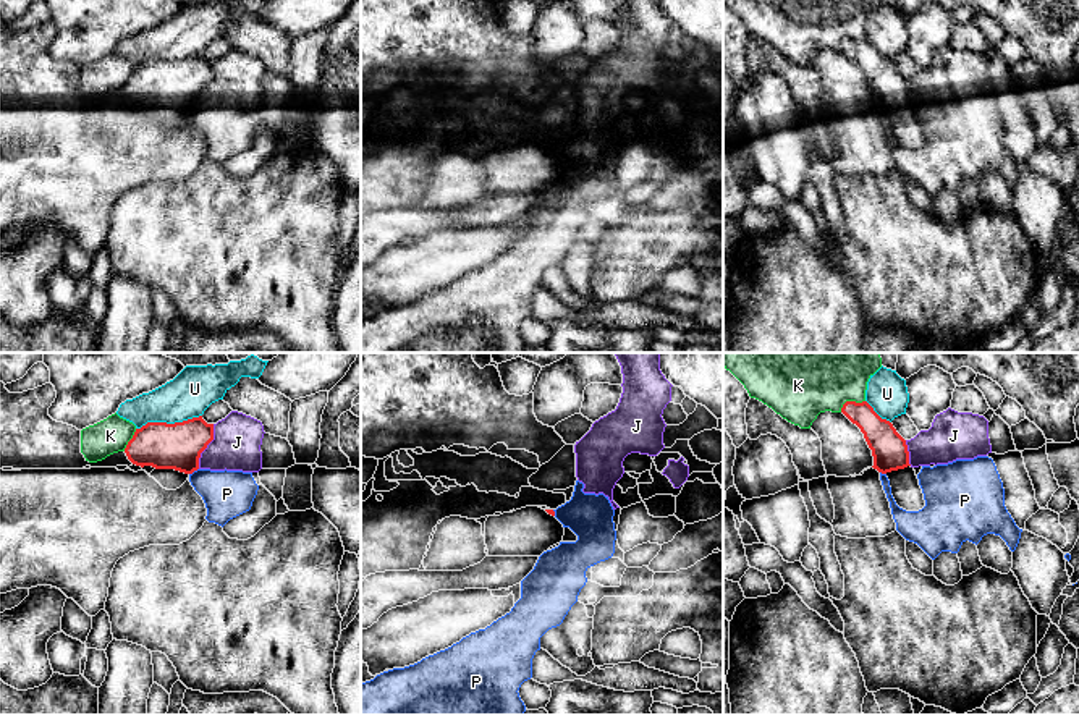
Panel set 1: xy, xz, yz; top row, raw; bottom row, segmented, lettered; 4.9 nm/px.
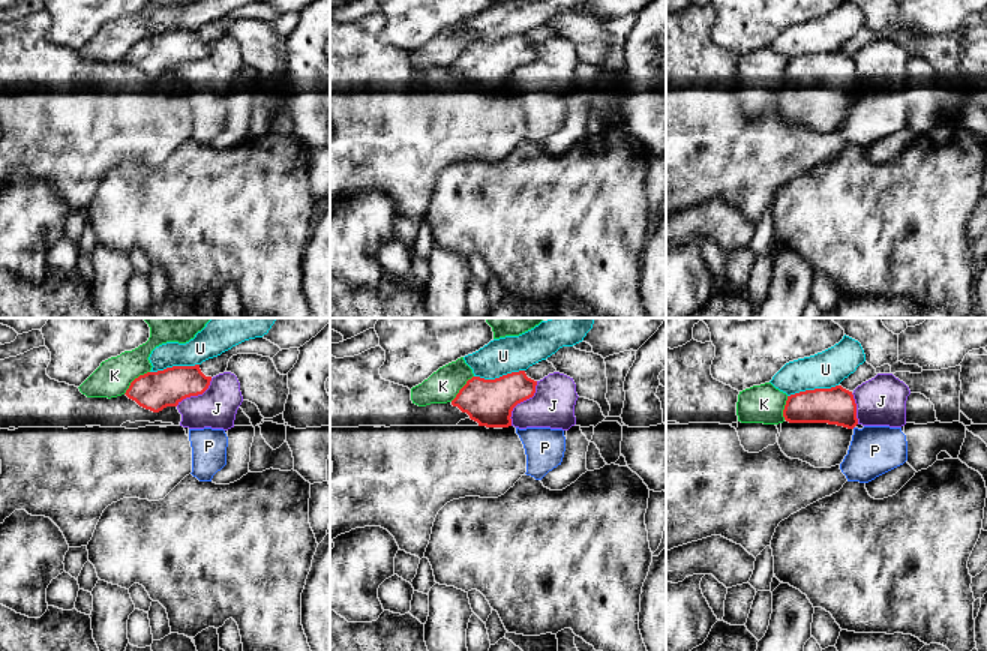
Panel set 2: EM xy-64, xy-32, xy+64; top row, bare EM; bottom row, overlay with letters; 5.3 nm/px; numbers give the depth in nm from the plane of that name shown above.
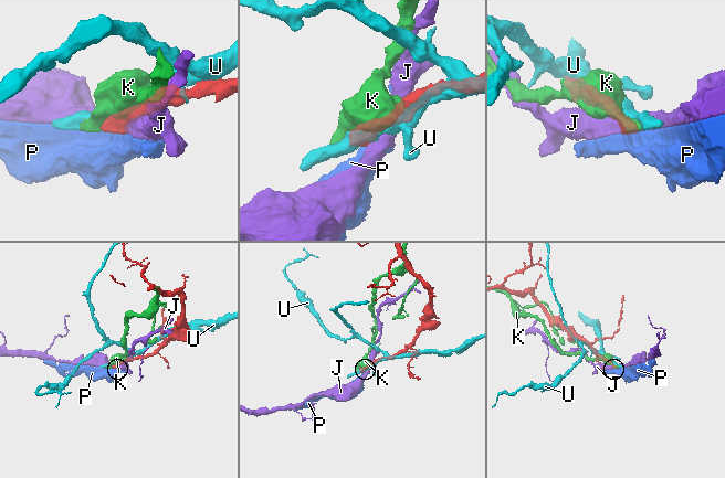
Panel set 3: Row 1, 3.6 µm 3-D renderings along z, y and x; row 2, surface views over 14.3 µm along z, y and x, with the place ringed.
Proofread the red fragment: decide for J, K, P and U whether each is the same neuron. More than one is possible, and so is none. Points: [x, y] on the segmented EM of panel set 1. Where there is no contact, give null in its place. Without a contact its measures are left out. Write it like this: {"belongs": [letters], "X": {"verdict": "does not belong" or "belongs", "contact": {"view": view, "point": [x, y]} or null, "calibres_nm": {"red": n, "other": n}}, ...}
{"belongs": [], "J": {"verdict": "does not belong", "contact": {"view": "xy", "point": [206, 447]}, "calibres_nm": {"red": 220, "other": 240}}, "K": {"verdict": "does not belong", "contact": {"view": "yz", "point": [850, 401]}, "calibres_nm": {"red": 160, "other": 480}}, "P": {"verdict": "does not belong", "contact": {"view": "xy", "point": [193, 471]}, "calibres_nm": {"red": 220, "other": 240}}, "U": {"verdict": "does not belong", "contact": {"view": "xy", "point": [169, 424]}, "calibres_nm": {"red": 220, "other": 220}}}

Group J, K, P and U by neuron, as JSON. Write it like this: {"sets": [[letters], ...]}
{"sets": [["J", "P"], ["K"], ["U"]]}

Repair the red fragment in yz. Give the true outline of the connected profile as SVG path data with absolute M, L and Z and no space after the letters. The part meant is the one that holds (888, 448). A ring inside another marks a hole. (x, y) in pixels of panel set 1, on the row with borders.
M846 401L841 412L864 434L874 456L872 468L888 477L896 505L906 511L922 510L925 500L916 471L909 464L906 440L893 424L882 419L867 401Z

